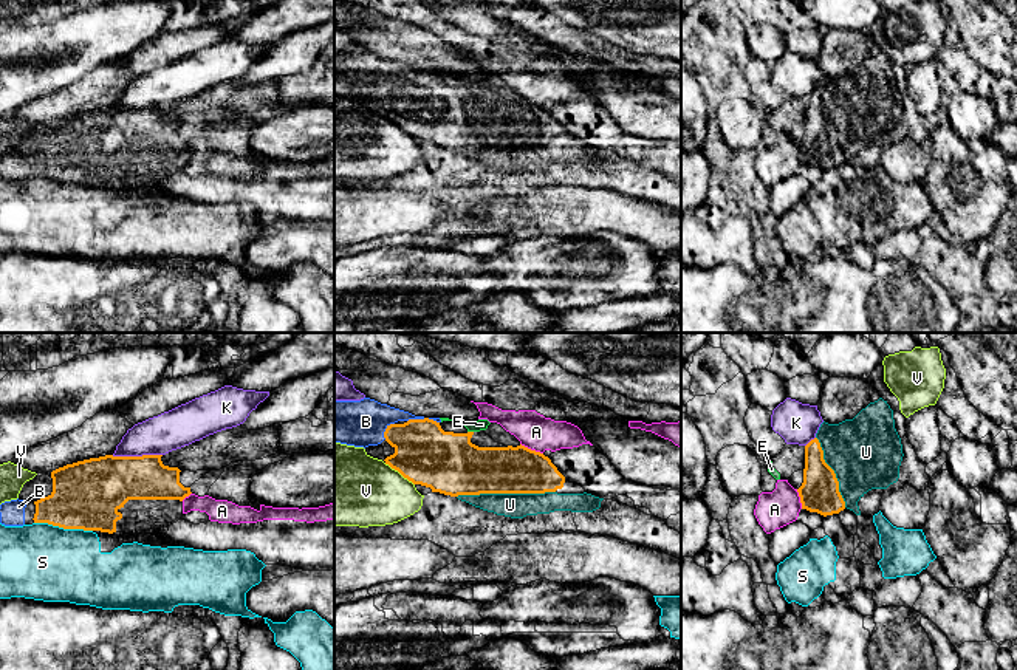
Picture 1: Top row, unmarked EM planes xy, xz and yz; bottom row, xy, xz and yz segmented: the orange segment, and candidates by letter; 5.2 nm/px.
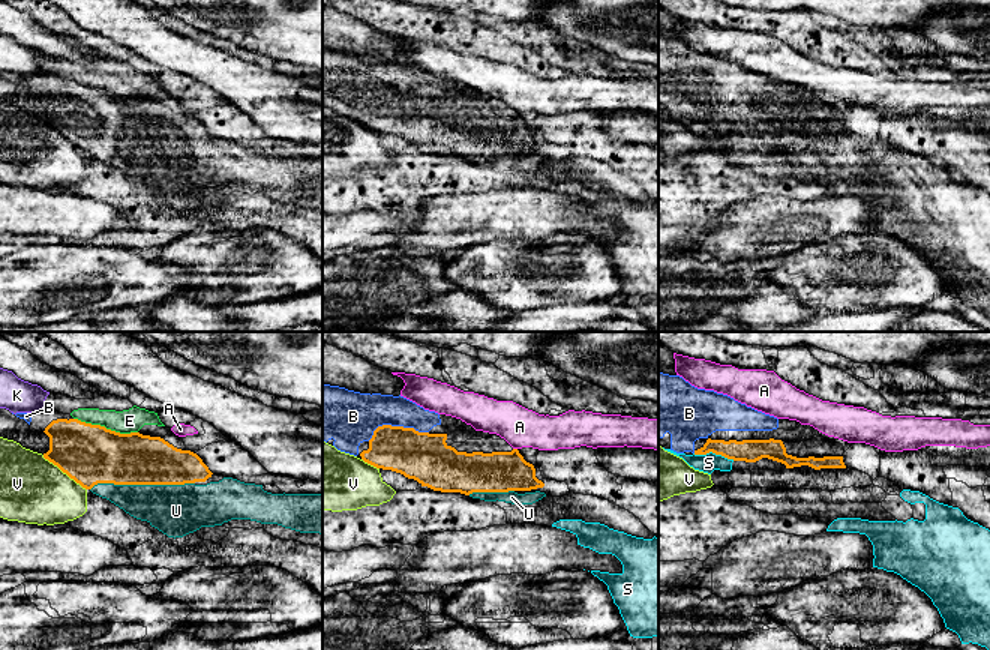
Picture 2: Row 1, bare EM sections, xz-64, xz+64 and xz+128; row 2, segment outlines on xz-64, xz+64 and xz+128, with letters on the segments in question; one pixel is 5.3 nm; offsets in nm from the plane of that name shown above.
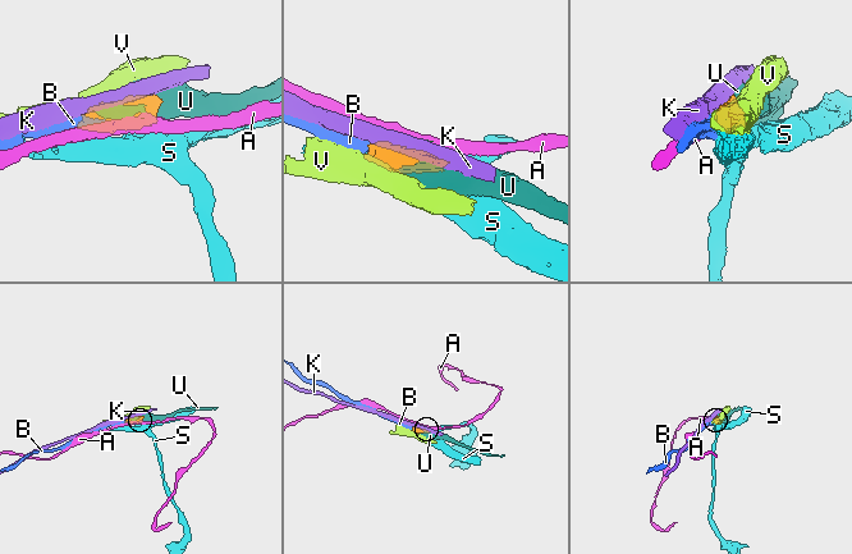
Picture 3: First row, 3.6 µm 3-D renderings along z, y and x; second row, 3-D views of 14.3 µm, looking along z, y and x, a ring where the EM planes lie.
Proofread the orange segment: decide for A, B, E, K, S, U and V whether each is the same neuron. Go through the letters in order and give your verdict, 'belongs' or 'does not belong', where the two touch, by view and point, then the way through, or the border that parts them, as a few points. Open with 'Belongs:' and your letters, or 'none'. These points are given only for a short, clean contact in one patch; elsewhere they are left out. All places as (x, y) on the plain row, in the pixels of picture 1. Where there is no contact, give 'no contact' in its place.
Belongs: B, U
A: does not belong; contact xz (530, 102); border xz (520, 96), (542, 107)
B: belongs; contact xz (386, 84); way xz (424, 107), (410, 93), (386, 84), (376, 76), (362, 76)
E: does not belong; contact xz (471, 85); border xz (468, 84), (472, 85)
K: does not belong; contact xy (136, 110)
S: does not belong; contact xy (64, 181); border xy (34, 175), (92, 184)
U: belongs; contact xz (505, 146)
V: does not belong; contact xz (400, 126); border xz (384, 116), (397, 123), (414, 138)

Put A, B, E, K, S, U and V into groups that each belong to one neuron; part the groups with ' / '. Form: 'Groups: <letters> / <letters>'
Groups: A / B U / E / K / S / V

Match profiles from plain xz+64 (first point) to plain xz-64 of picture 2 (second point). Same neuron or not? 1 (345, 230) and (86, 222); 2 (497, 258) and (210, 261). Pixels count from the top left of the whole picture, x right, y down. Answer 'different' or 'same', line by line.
1: same
2: same

